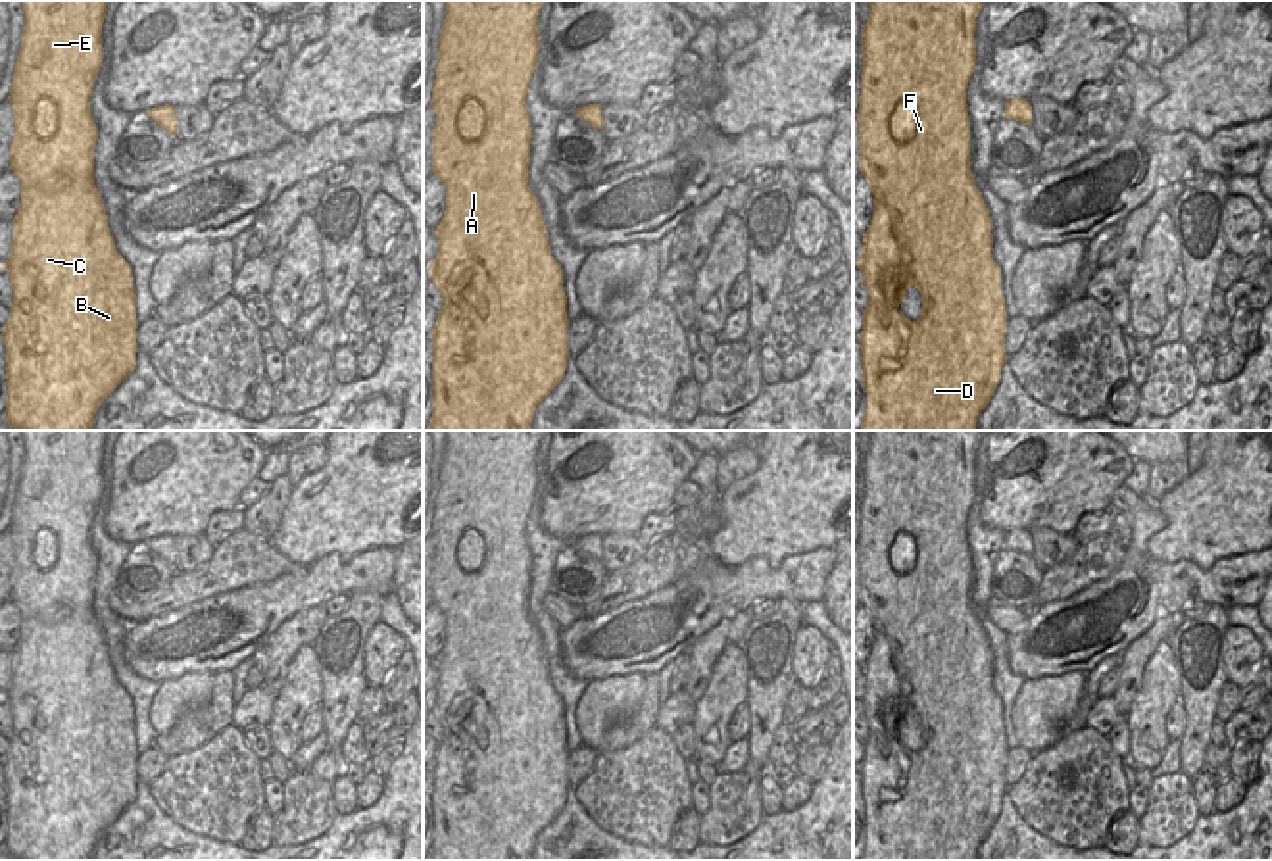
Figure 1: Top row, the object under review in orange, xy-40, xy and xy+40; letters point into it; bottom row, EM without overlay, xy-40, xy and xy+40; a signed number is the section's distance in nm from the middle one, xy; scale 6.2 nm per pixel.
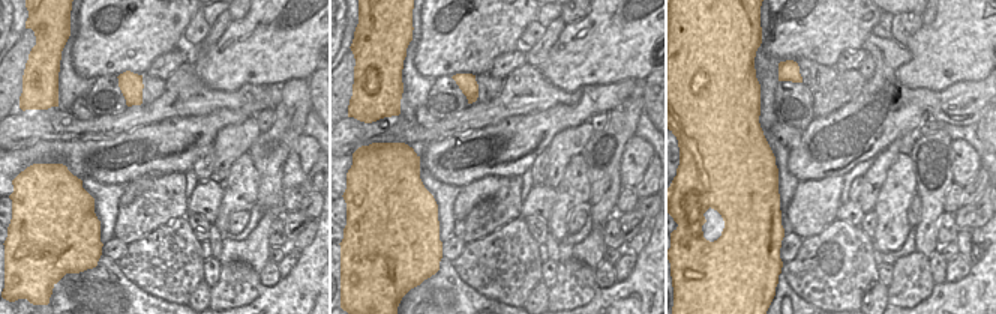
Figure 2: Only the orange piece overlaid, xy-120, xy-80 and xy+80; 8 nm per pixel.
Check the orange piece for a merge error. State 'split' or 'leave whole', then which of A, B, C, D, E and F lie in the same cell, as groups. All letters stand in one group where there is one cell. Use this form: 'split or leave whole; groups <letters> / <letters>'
leave whole; groups A B C D E F

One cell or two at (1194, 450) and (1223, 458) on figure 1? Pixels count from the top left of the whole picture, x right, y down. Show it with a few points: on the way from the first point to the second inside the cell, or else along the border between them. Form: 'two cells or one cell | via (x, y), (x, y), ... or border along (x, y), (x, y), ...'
two cells | border along (1203, 450), (1201, 462), (1190, 473)

